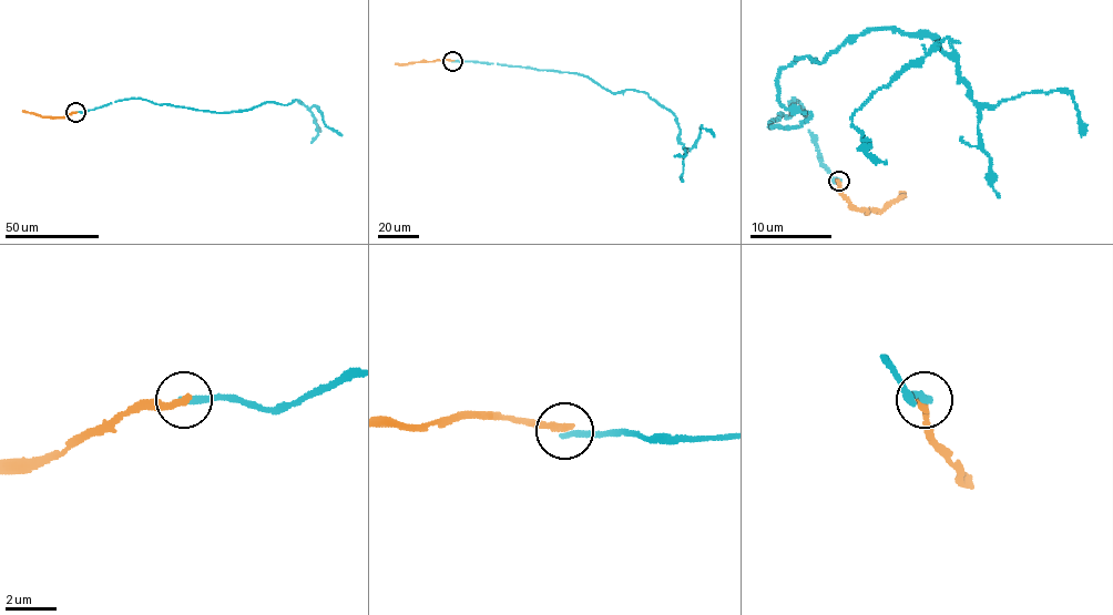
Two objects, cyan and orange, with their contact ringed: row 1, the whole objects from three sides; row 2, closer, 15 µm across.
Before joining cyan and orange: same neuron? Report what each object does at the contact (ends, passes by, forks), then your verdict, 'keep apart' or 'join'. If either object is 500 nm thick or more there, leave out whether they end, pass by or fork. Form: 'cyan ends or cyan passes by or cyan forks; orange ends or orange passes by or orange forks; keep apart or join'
cyan ends; orange ends; keep apart

